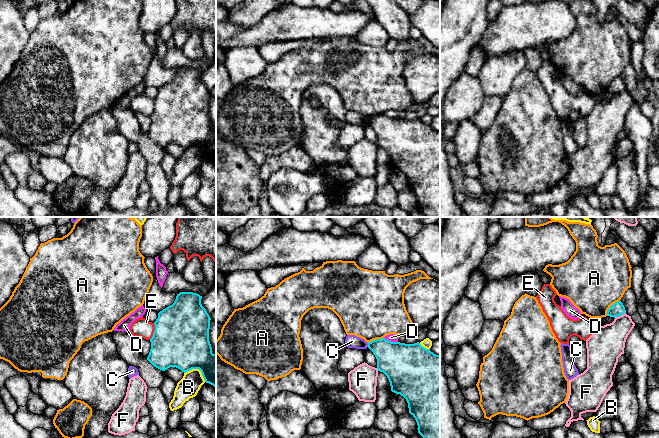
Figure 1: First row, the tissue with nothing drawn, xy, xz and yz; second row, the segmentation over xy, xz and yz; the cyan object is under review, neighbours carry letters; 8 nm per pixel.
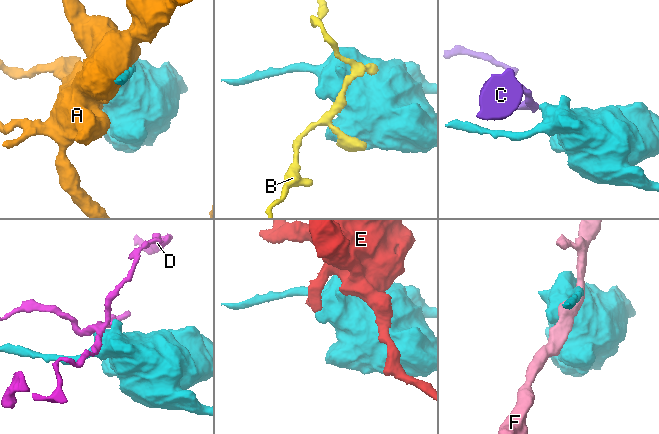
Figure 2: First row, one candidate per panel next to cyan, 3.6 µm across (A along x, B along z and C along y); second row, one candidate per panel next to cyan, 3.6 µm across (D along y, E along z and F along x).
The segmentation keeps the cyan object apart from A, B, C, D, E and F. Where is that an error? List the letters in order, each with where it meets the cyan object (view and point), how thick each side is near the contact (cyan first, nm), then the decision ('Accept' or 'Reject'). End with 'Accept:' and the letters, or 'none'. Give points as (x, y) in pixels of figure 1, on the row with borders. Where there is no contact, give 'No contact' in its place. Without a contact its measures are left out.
A: Touches cyan at yz (610, 306). Thickness 110 nm (cyan) against 500 nm. Reject
B: Touches cyan at xy (197, 368). Thickness 440 nm (cyan) against 170 nm. Reject
C: Touches cyan at xz (368, 345). Thickness 280 nm (cyan) against 110 nm. Reject
D: Touches cyan at xz (390, 341). Thickness 360 nm (cyan) against 60 nm. Reject
E: Touches cyan at xy (154, 331). Thickness 440 nm (cyan) against 150 nm. Reject
F: Touches cyan at yz (619, 315). Thickness 110 nm (cyan) against 280 nm. Reject
Accept: none

